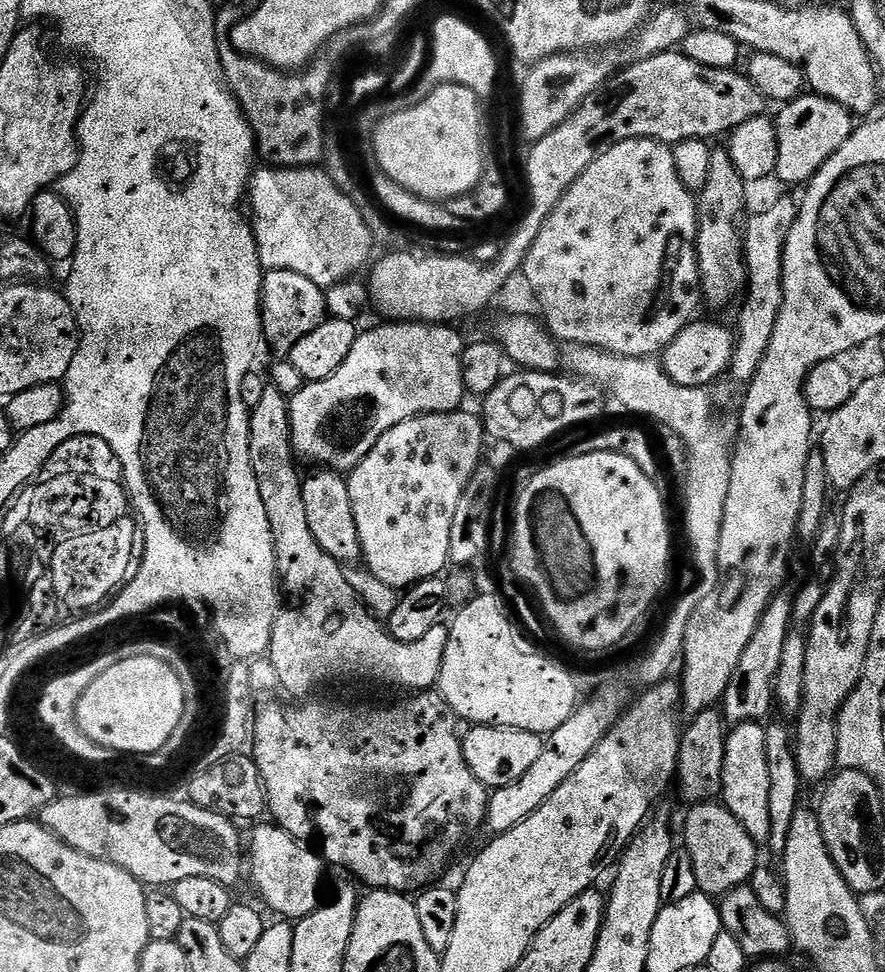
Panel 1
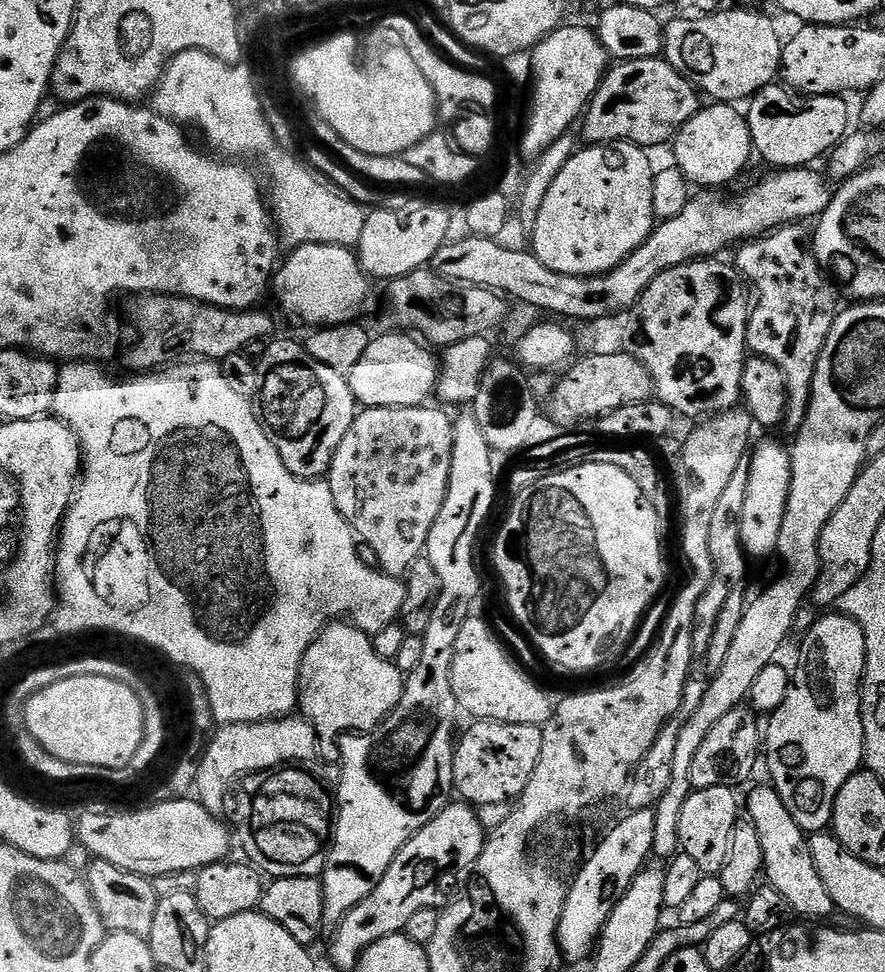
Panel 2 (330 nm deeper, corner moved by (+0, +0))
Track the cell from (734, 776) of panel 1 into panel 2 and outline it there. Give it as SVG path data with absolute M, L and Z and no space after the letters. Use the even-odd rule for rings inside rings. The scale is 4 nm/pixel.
M765 786L756 788L746 800L746 816L752 821L754 830L758 830L758 842L762 842L764 855L763 879L778 890L790 902L793 913L800 916L828 916L834 912L830 898L830 890L826 890L818 866L814 866L814 858L810 854L809 837L794 822L790 810L786 810L786 802L776 792L775 788Z

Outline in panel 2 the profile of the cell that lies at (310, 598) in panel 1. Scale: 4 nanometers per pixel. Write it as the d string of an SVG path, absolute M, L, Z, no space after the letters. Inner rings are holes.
M333 622L306 650L300 667L298 712L314 726L320 739L321 761L339 761L343 737L371 732L400 704L405 673L398 670L395 662L382 658L372 641L369 633L353 624Z

